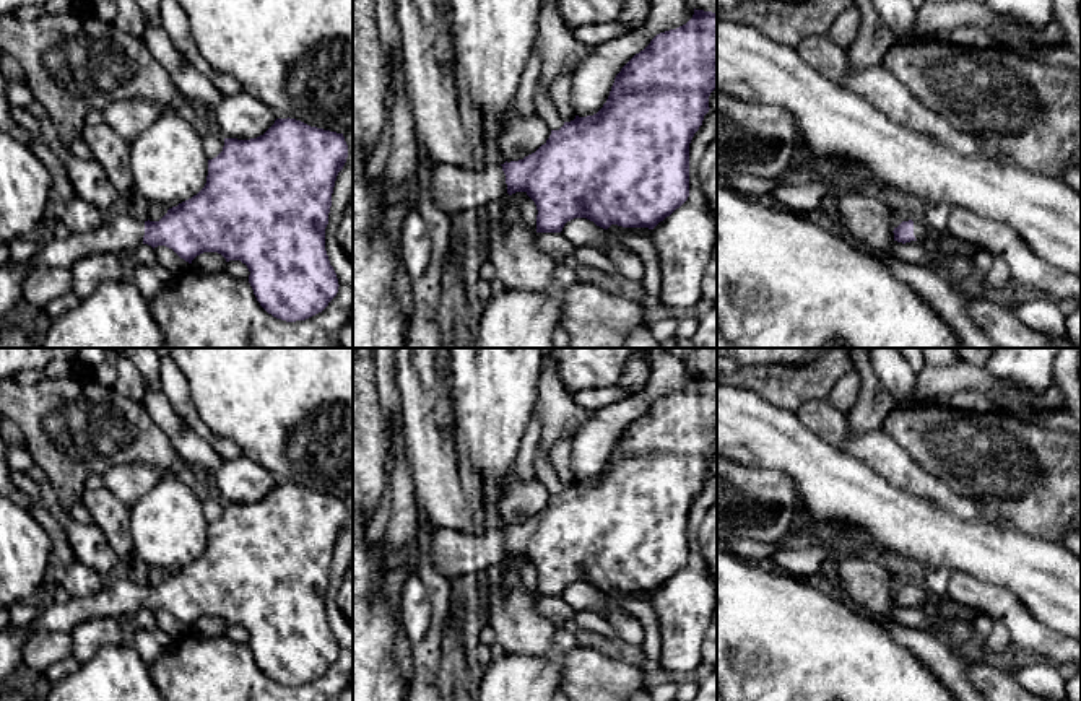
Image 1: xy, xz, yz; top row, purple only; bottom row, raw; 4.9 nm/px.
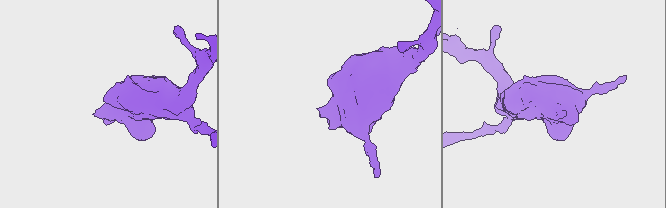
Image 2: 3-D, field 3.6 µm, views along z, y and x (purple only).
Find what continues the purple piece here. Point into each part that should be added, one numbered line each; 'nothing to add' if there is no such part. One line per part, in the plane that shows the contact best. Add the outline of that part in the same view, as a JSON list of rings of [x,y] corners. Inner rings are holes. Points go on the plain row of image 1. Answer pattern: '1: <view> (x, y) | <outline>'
1: xz (452, 553) | [[[483,527],[475,532],[436,530],[431,545],[413,545],[405,561],[416,571],[421,559],[429,559],[447,579],[509,561],[502,530]]]

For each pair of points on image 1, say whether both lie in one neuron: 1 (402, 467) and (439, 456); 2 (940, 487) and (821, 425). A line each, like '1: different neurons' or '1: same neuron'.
1: different neurons
2: same neuron

